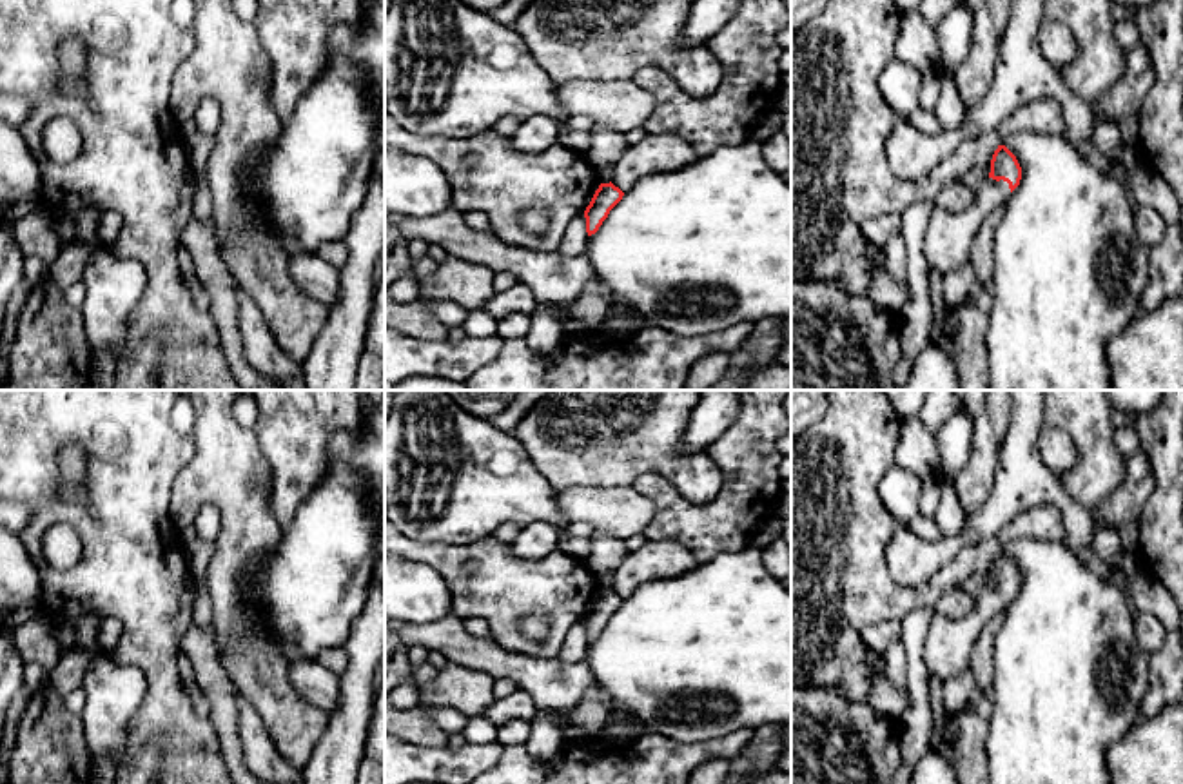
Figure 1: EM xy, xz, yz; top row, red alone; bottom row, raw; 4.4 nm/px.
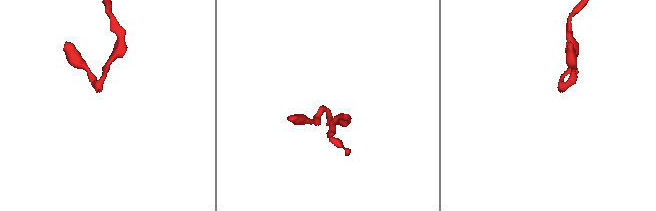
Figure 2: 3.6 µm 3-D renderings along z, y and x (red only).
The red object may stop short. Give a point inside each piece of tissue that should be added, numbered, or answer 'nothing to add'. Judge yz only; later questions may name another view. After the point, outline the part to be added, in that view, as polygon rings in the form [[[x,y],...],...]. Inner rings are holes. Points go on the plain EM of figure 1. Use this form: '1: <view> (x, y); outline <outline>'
1: yz (948, 645); outline [[[989,584],[974,599],[971,612],[963,619],[949,619],[934,613],[925,641],[924,661],[929,673],[947,681],[971,668],[971,650],[982,632],[982,626],[1011,601],[1009,590]]]

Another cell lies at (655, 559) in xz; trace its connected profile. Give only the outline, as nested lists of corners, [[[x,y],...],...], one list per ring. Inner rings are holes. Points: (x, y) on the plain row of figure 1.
[[[646,541],[617,566],[611,590],[628,599],[644,583],[679,577],[699,564],[695,554],[679,541]]]

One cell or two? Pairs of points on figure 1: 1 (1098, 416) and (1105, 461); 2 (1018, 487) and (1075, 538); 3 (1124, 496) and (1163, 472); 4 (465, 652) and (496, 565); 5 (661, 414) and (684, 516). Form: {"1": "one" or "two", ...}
{"1": "one", "2": "one", "3": "two", "4": "two", "5": "two"}

